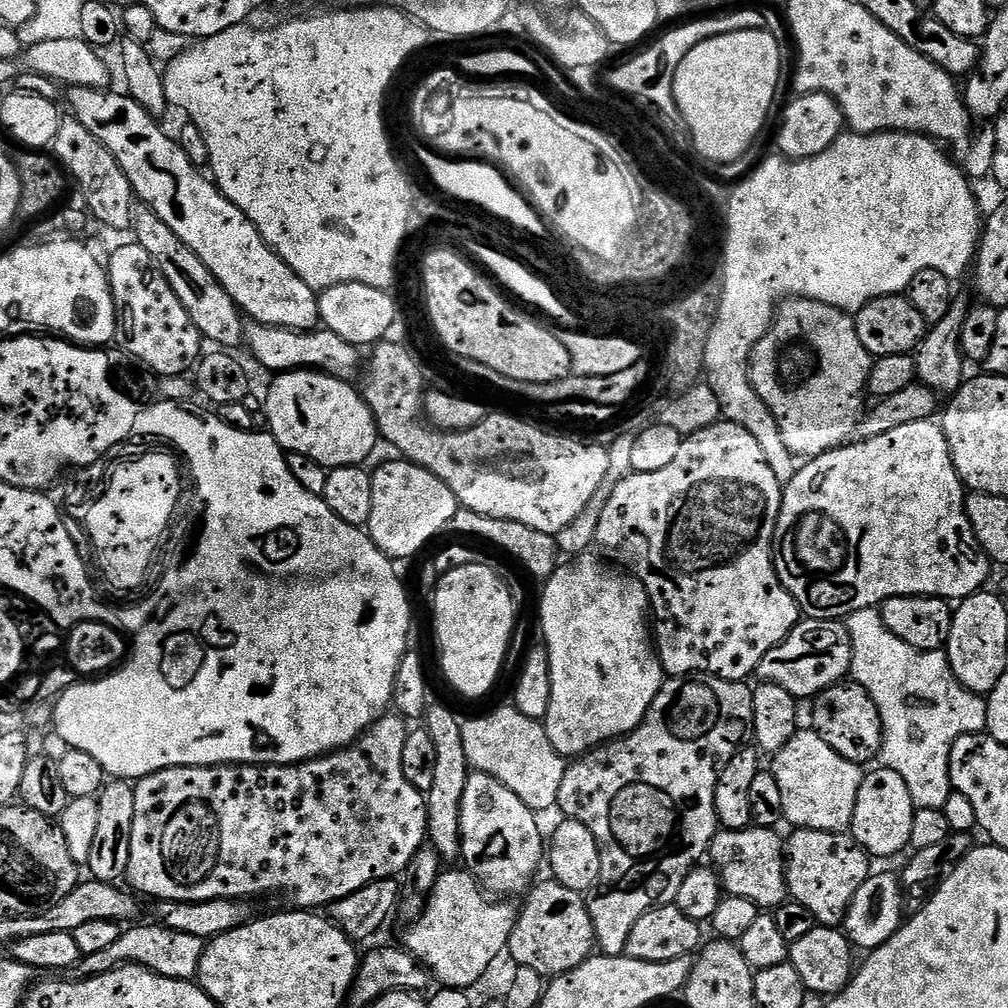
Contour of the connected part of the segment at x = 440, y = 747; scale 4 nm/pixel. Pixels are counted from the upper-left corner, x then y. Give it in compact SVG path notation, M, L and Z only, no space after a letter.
M431 705L424 716L424 727L434 741L435 769L434 786L426 793L428 802L427 843L435 848L441 861L461 859L460 815L462 814L462 794L466 794L466 782L470 775L465 747L462 744L463 726L448 709Z

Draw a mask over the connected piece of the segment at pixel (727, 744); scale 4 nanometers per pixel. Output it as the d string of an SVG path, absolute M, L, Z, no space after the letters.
M693 674L683 678L665 679L660 692L654 698L654 702L648 707L648 712L644 715L644 721L630 733L627 733L611 743L605 742L587 752L583 756L573 759L567 765L565 776L562 778L561 790L558 792L557 805L559 810L564 811L563 815L570 820L582 822L590 834L598 842L600 851L600 883L587 893L588 913L594 926L596 935L596 948L606 956L622 956L626 953L626 942L630 942L630 930L634 930L634 922L642 918L655 908L661 908L667 904L675 904L678 898L678 890L682 890L682 882L691 874L692 869L701 863L700 860L709 855L712 840L718 831L718 821L716 819L716 807L714 806L714 790L718 790L718 778L722 770L726 770L726 762L734 758L734 754L739 752L744 739L749 739L752 727L754 726L754 702L752 701L753 689L747 683L734 680L723 680L717 676L705 676L703 674Z

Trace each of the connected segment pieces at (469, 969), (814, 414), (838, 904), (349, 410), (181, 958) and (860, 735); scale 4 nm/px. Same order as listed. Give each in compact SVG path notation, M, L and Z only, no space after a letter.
M467 870L441 871L436 885L424 901L423 912L407 925L403 947L423 968L428 969L431 979L435 983L437 980L437 985L468 989L482 977L500 951L508 946L518 915L517 909L508 904L511 903L493 902L489 893L481 888L480 881Z
M789 298L777 307L776 315L770 326L770 330L754 346L750 361L750 375L754 390L762 398L762 402L766 402L766 406L774 414L778 426L782 430L782 438L786 442L788 449L791 450L793 456L797 458L811 458L820 456L824 452L829 452L831 448L841 447L841 445L855 433L856 425L859 424L860 417L866 408L866 403L864 404L864 396L866 397L868 375L870 374L873 363L873 357L869 356L867 350L865 350L862 346L862 342L858 338L855 319L853 319L849 313L839 312L834 306L826 306L817 300Z
M797 828L786 840L786 855L784 857L784 873L788 883L788 894L797 900L810 914L814 914L817 925L834 928L843 925L846 914L850 910L850 902L854 902L854 894L858 894L858 886L866 882L870 875L868 863L870 857L858 841L850 834L843 832L823 832L809 828Z
M317 371L311 374L281 372L273 380L276 381L269 386L268 397L264 400L264 412L268 415L266 428L280 443L285 453L306 454L306 458L314 458L314 462L329 470L365 463L364 459L376 448L376 440L378 444L378 429L376 419L372 417L363 395L357 389L355 392L349 381L325 376L324 373Z
M159 922L144 923L125 927L121 931L118 942L113 942L108 949L102 950L102 954L83 957L74 969L75 975L80 978L101 976L107 972L115 972L125 964L140 964L166 978L195 981L204 954L205 940L194 938L194 934L182 934L182 930L170 930Z
M855 682L835 684L815 697L811 704L811 731L817 732L822 742L826 742L826 746L838 750L842 758L861 766L871 765L879 757L884 741L882 718L878 714L878 706L874 706L874 698L870 698L862 685Z

